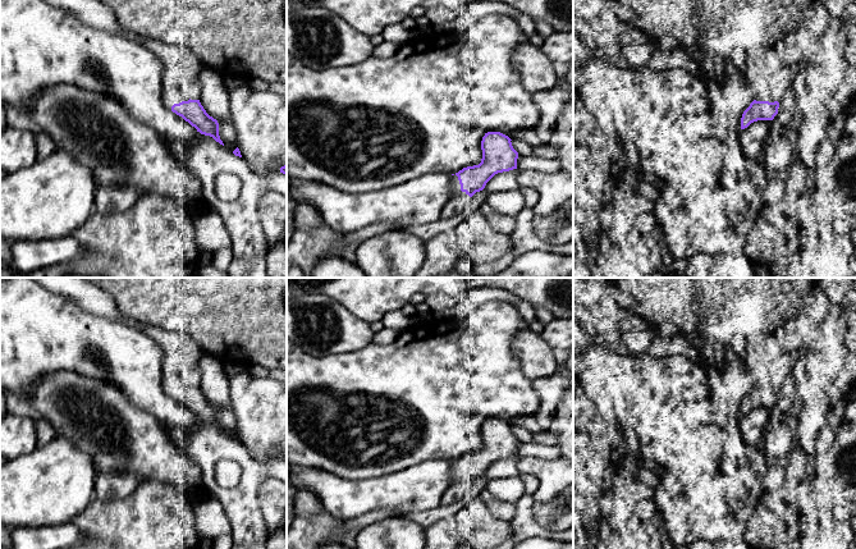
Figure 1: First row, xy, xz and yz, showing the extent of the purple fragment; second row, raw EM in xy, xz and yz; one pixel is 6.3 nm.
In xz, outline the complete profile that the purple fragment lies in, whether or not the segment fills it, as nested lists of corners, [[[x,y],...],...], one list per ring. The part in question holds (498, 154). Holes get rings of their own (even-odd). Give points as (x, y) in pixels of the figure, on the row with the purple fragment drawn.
[[[487,132],[482,137],[482,159],[479,165],[467,166],[453,175],[453,197],[463,193],[472,197],[485,188],[486,183],[498,173],[517,169],[518,152],[512,139],[500,132]]]

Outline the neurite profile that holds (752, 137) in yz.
[[[757,120],[751,123],[741,132],[741,146],[743,152],[750,157],[761,156],[761,146],[769,137],[773,120]]]

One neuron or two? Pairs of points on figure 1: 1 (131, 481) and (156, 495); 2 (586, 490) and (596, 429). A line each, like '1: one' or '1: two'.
1: two
2: one

